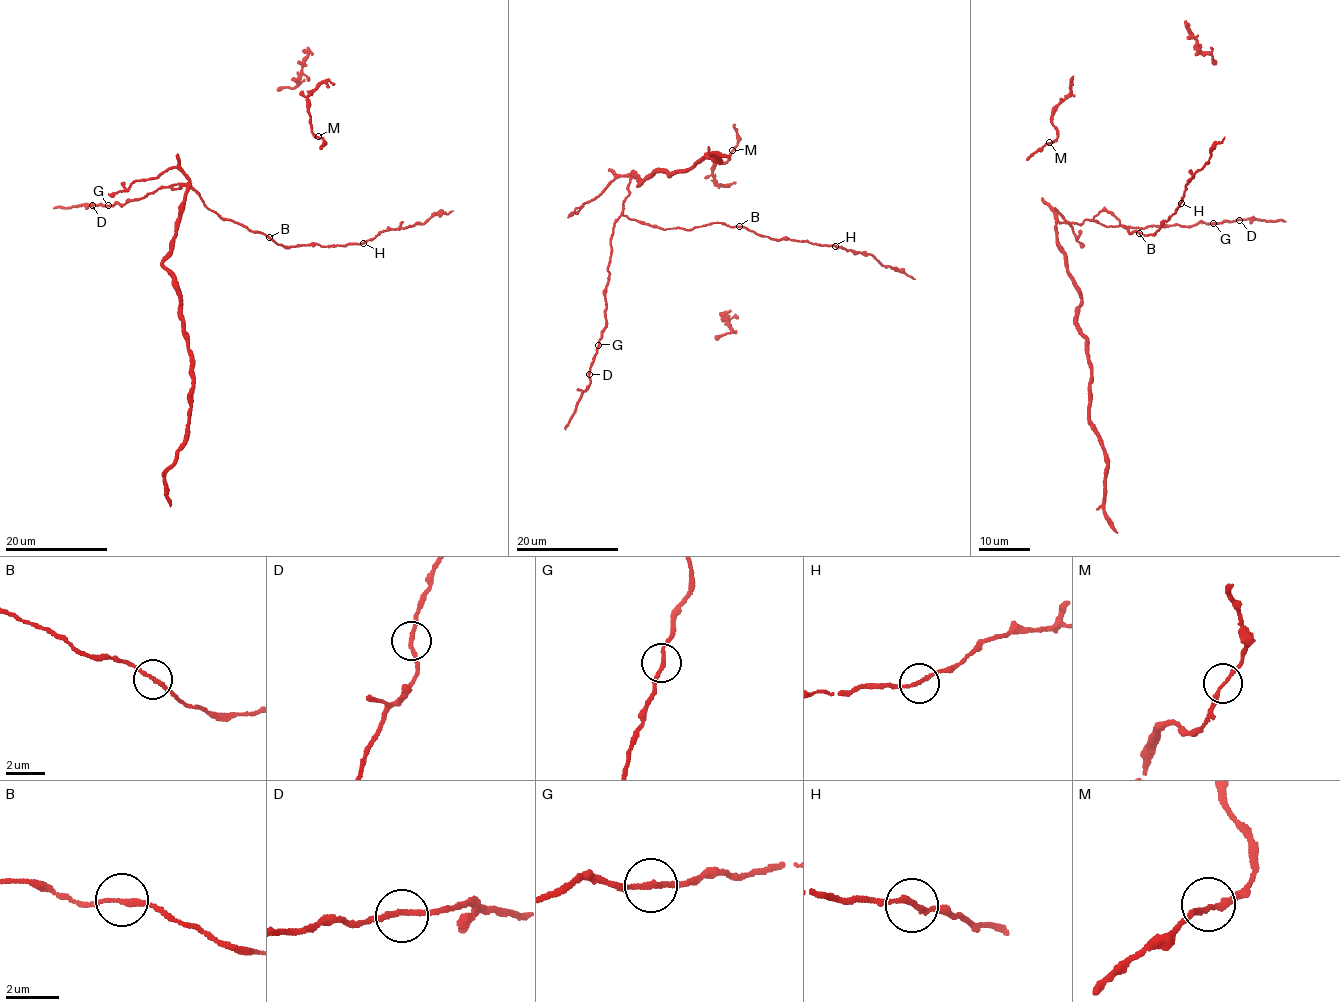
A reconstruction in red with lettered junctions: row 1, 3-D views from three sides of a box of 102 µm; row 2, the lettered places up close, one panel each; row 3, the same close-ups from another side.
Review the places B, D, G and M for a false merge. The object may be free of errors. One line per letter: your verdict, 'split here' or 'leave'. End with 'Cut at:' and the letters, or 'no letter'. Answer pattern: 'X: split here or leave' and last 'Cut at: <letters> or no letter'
B: leave
D: leave
G: leave
M: leave
Cut at: no letter

